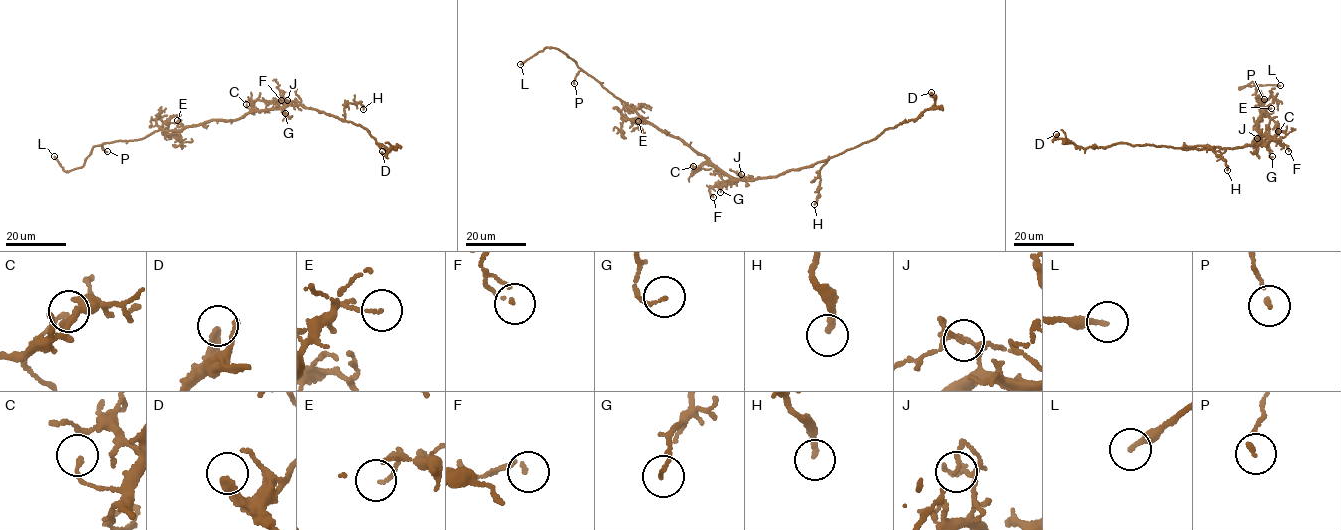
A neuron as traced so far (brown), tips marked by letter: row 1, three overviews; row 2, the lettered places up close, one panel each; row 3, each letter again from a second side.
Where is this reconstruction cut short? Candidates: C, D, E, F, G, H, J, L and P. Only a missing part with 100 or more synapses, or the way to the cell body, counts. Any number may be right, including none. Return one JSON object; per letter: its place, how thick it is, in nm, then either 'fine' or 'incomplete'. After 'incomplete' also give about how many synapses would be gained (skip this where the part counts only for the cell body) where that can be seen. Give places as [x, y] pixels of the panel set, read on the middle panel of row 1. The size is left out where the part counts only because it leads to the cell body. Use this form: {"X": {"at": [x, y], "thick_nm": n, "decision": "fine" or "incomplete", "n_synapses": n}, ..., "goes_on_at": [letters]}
{"C": {"at": [693, 166], "thick_nm": 140, "decision": "fine"}, "D": {"at": [931, 92], "thick_nm": 280, "decision": "fine"}, "E": {"at": [638, 121], "thick_nm": 100, "decision": "fine"}, "F": {"at": [713, 197], "thick_nm": 90, "decision": "fine"}, "G": {"at": [720, 192], "thick_nm": 100, "decision": "fine"}, "H": {"at": [814, 204], "thick_nm": 200, "decision": "fine"}, "J": {"at": [741, 174], "thick_nm": 110, "decision": "fine"}, "L": {"at": [520, 64], "thick_nm": 190, "decision": "incomplete"}, "P": {"at": [574, 83], "thick_nm": 140, "decision": "fine"}, "goes_on_at": ["L"]}

